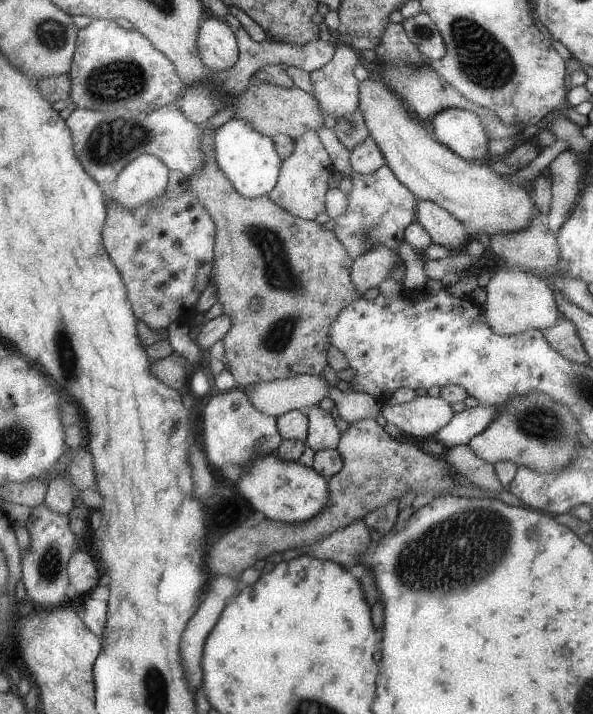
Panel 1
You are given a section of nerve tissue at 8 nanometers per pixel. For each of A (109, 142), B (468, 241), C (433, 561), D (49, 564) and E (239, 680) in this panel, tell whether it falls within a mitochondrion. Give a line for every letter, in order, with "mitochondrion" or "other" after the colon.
A: mitochondrion
B: other
C: mitochondrion
D: mitochondrion
E: other

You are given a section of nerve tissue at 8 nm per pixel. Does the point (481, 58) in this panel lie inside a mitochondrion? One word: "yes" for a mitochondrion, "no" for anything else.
yes

